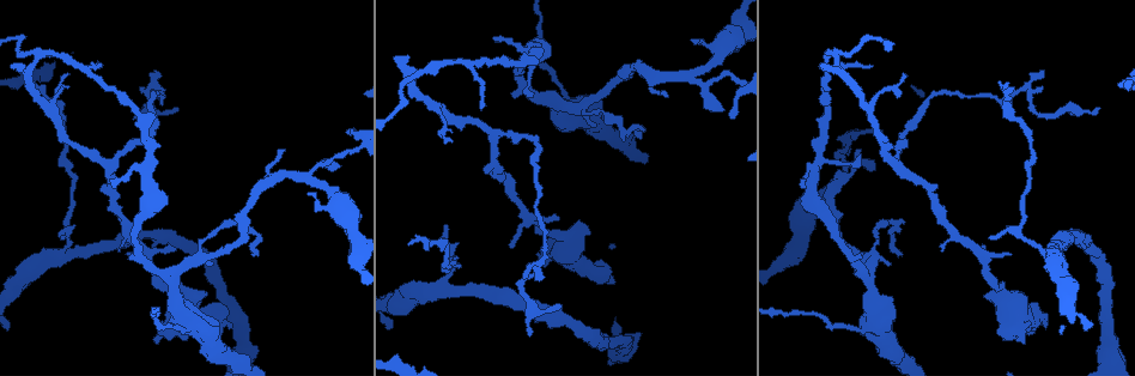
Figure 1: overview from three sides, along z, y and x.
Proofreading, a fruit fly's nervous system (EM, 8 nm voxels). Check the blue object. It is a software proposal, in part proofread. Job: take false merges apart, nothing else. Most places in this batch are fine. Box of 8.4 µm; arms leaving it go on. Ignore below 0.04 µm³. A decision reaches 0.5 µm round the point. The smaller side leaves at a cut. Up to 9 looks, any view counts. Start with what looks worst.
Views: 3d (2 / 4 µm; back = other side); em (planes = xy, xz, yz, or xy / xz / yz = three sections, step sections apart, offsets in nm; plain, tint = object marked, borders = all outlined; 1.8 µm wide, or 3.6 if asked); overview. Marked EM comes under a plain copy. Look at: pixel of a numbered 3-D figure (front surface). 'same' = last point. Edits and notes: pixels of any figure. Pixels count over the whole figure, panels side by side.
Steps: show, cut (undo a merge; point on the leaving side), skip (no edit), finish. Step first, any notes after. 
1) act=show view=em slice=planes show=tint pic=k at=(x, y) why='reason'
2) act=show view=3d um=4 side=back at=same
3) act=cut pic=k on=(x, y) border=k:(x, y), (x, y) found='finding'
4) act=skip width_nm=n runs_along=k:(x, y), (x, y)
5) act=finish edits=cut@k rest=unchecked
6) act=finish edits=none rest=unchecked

act=show view=3d um=4 side=back pic=1 at=(44, 54) why='three arms meet'

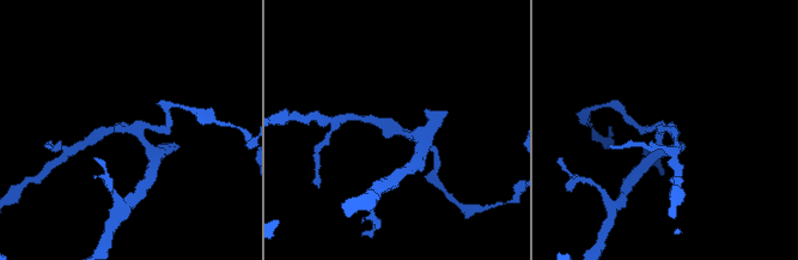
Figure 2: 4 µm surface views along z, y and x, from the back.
act=show view=em slice=xz step=4 show=tint pic=2 at=(130, 127) why='shape alone is not enough'

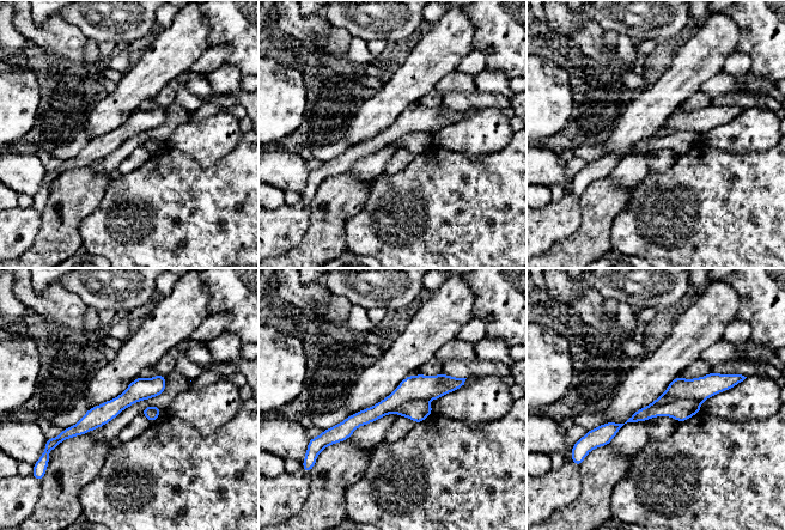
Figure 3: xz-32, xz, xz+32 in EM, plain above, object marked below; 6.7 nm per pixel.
act=show view=em slice=planes show=tint at=same

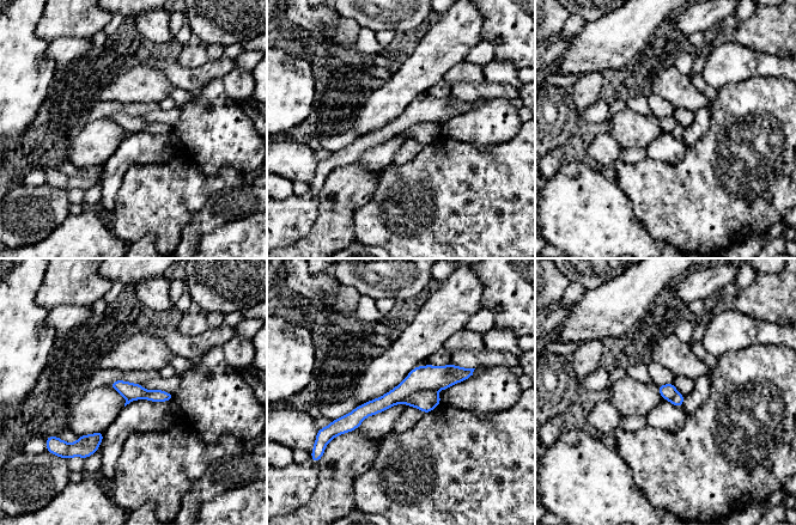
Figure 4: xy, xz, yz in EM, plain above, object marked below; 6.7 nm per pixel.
act=cut pic=4 on=(426, 401) border=4:(433, 389), (414, 391), (396, 403) found='two neurons meet here'

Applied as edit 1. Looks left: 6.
act=show view=em um=3.6 slice=yz step=8 show=tint pic=1 at=(862, 331) why='thin arm on a thick one'

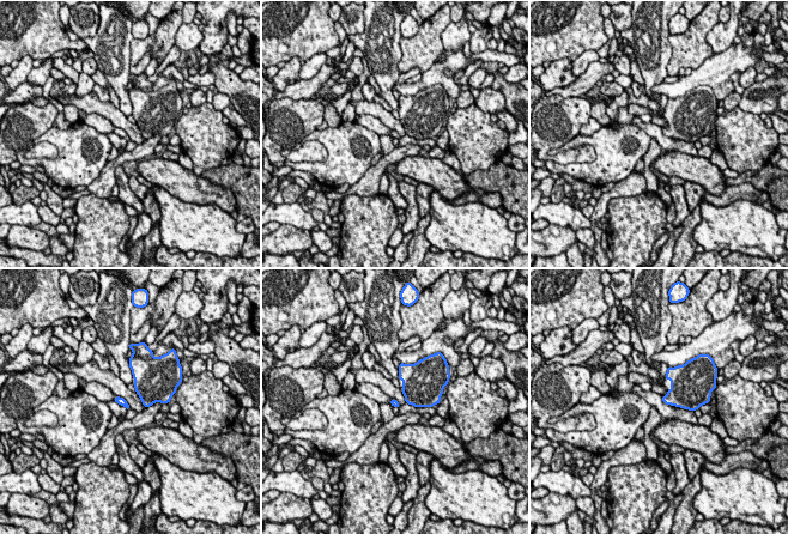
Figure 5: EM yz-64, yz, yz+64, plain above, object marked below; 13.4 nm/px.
act=skip found='one neuron here'

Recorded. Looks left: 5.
act=show view=3d um=2 pic=1 at=(828, 223) why='sudden change in width'

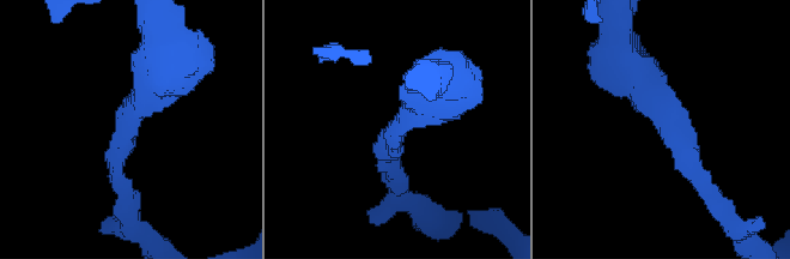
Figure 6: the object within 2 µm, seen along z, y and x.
act=show view=em um=3.6 slice=planes show=tint pic=6 at=(129, 122) arm_widths_nm=180,360 why='shape alone is not enough'

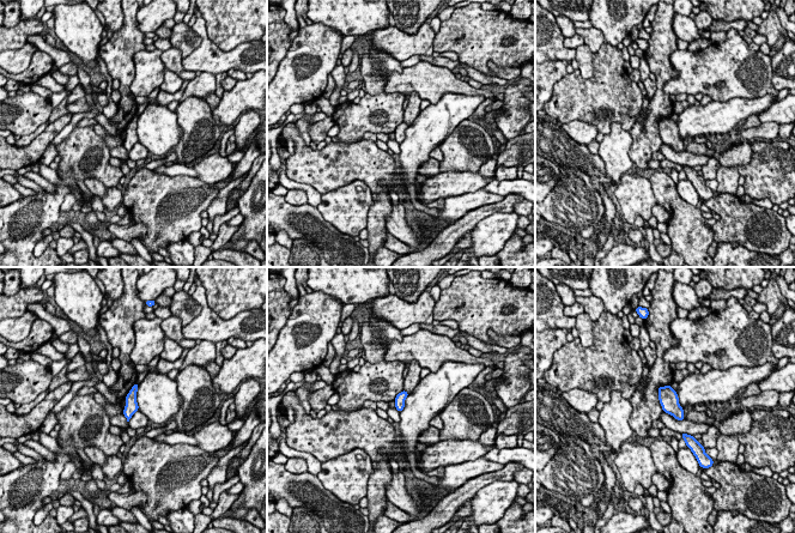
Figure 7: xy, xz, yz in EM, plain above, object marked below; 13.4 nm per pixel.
act=skip width_nm=130 found='one neuron here'

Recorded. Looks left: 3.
act=finish edits=cut@4 rest=unchecked

